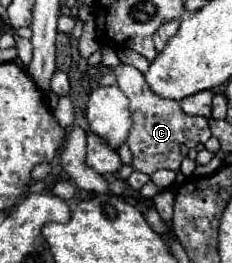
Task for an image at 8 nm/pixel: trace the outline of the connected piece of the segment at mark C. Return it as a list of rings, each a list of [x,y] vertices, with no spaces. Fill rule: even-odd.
[[[120,63],[116,67],[106,67],[106,65],[98,65],[100,75],[104,73],[114,73],[118,79],[118,87],[126,93],[126,97],[130,99],[130,113],[134,119],[134,125],[130,129],[128,135],[128,147],[134,155],[132,167],[136,171],[148,173],[152,175],[158,169],[172,169],[178,171],[180,163],[186,159],[188,149],[196,147],[198,143],[206,143],[210,139],[210,127],[208,127],[208,119],[200,117],[200,115],[186,115],[180,107],[178,101],[174,99],[164,99],[160,95],[152,95],[144,73],[140,73],[136,67]]]

